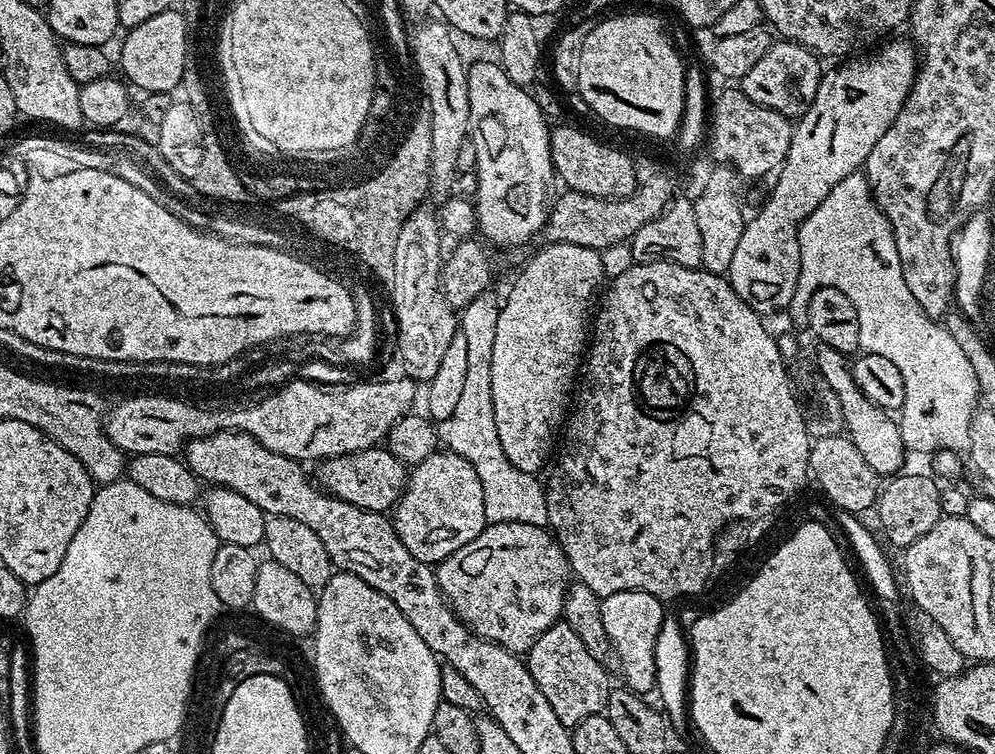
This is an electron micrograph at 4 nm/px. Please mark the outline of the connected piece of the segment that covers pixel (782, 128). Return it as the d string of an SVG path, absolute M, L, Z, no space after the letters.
M728 87L732 88L718 93L717 96L715 93L714 99L711 101L706 152L709 152L716 159L717 165L731 166L744 178L747 178L747 176L764 176L767 172L775 173L786 158L786 150L790 150L793 121L789 117L783 116L778 110L754 102L739 87Z

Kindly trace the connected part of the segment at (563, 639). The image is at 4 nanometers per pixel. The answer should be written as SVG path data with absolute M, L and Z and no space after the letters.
M557 622L541 634L534 642L532 649L526 653L526 663L534 682L538 682L538 690L542 690L542 694L546 694L546 702L550 702L554 714L558 714L558 722L562 722L569 730L575 728L578 722L582 722L586 718L603 713L610 691L609 669L594 662L590 650L586 650L585 644L579 640L578 634L574 634L574 630L570 630L568 624Z

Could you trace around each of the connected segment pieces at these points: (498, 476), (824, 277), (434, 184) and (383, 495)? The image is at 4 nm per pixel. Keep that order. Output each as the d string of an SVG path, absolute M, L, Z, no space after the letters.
M490 295L478 296L466 307L459 309L458 332L459 335L466 338L466 379L462 385L458 403L450 413L450 418L436 424L436 435L439 443L447 451L466 458L466 462L470 462L470 466L474 466L475 472L478 473L478 482L482 482L482 502L486 502L488 523L522 522L543 528L548 522L544 484L536 481L537 477L533 473L518 470L518 466L514 466L514 462L510 462L510 458L506 458L506 454L502 450L502 441L498 438L498 425L494 422L494 398L490 390L490 362L494 358L494 334L498 330L501 301L495 300Z
M863 171L846 174L808 217L800 223L798 230L800 247L800 273L798 286L794 286L794 298L790 298L786 316L792 319L796 328L804 328L808 319L808 303L819 288L842 290L850 298L854 310L858 310L858 330L860 331L860 348L870 354L882 354L890 358L902 374L902 386L906 386L904 404L898 410L898 423L902 442L909 453L928 452L935 454L941 449L963 453L968 447L970 422L978 410L978 389L974 366L966 358L962 346L958 346L956 336L943 328L940 320L931 320L918 306L914 294L902 278L902 262L898 258L898 246L886 214L872 197L870 182Z
M441 19L421 21L409 35L409 47L414 65L430 100L431 112L431 170L429 197L444 202L451 195L451 186L457 176L458 153L467 143L471 120L469 118L469 86L466 64L463 64L452 38L453 31Z
M384 446L331 456L329 460L319 461L317 468L320 469L315 479L319 487L328 495L337 496L342 502L350 502L350 506L358 506L364 512L387 513L395 509L408 484L409 469Z

